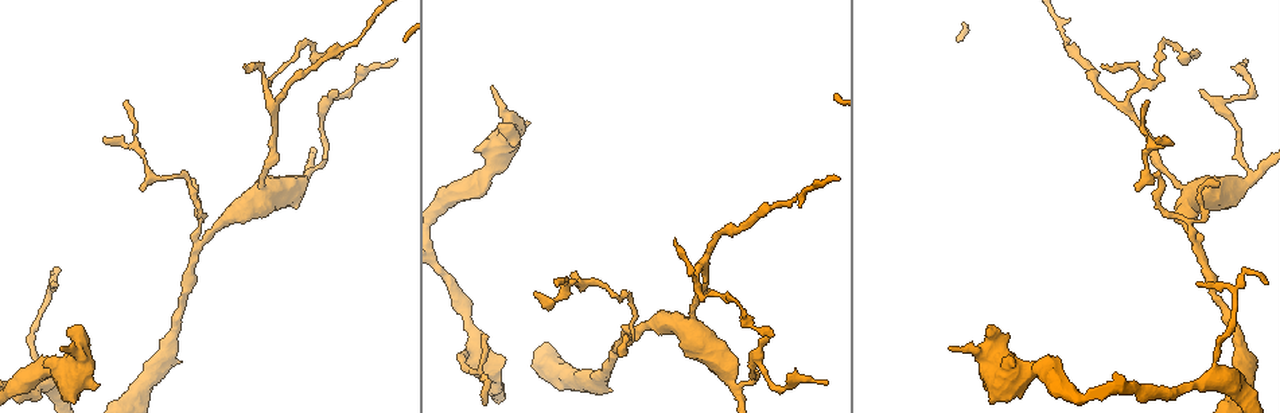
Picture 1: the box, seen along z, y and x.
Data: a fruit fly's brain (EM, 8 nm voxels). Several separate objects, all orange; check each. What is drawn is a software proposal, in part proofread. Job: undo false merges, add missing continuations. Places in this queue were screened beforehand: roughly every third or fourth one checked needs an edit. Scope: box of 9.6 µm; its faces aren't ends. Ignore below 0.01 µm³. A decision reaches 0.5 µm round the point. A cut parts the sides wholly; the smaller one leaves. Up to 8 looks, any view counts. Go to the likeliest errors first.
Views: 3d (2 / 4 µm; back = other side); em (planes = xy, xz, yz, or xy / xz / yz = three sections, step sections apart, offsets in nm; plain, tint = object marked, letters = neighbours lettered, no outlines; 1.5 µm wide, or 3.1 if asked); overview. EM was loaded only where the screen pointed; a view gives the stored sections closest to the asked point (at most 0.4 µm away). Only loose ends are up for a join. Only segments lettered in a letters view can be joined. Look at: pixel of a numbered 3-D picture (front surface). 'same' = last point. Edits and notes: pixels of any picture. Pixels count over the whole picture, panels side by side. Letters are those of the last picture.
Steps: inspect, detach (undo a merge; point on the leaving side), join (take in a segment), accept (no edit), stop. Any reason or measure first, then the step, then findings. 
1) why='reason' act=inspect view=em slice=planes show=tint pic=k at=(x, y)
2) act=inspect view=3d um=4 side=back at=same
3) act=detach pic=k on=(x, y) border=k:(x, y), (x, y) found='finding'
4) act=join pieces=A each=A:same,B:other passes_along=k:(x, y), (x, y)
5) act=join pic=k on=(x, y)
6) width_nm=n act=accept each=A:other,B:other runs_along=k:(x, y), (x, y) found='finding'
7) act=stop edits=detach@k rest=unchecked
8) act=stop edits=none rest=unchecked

why='stops while still wide' act=inspect view=em slice=planes show=letters pic=1 at=(527, 120)

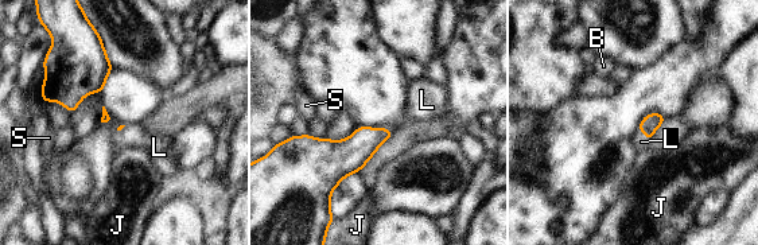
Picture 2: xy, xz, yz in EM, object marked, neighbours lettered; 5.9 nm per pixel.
longest_contact=L:100nm act=join pieces=L each=B:other,J:other,L:same,S:other found='it goes on there'

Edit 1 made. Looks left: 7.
act=inspect view=em slice=planes show=plain pic=1 at=(1200, 55)

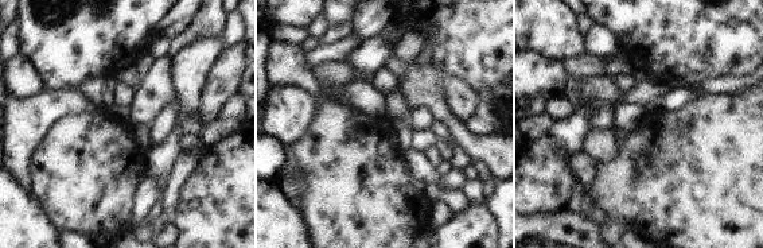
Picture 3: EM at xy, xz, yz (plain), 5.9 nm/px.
why='see the neighbours' act=inspect view=em slice=planes show=letters at=same

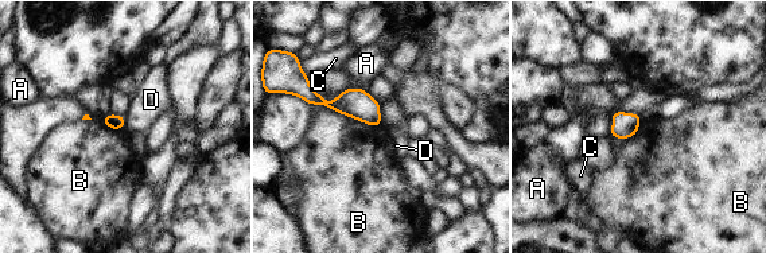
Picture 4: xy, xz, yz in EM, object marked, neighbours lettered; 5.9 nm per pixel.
longest_contact=B:400nm act=accept each=A:other,B:other,C:other,D:other border=4:(312, 104), (321, 104), (373, 127) found='none of them fits'

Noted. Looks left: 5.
why='sharp bend' act=inspect view=em slice=planes show=letters pic=1 at=(705, 261)

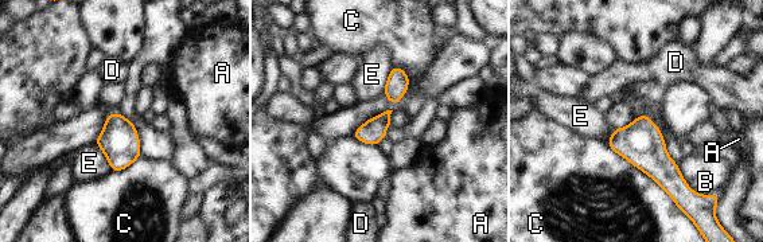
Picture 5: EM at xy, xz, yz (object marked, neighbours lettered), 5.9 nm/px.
width_nm=140 act=accept each=A:other,B:other,C:other,D:other,E:other border=5:(607, 145), (646, 172), (692, 221) found='continuous, no second cell'

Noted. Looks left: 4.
why='a narrow waist' act=inspect view=3d um=2 pic=1 at=(1148, 163)

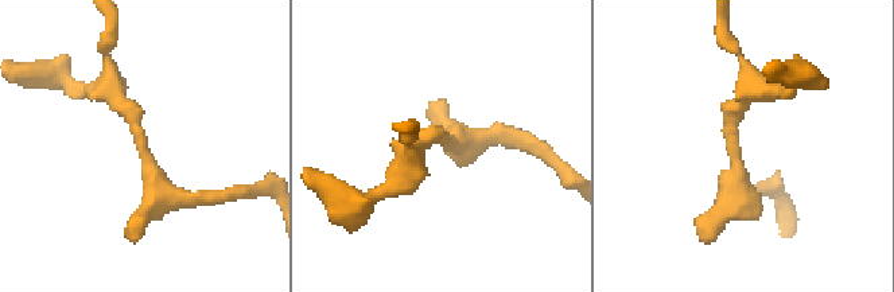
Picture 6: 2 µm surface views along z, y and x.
why='now the EM' act=inspect view=em slice=planes show=letters pic=6 at=(451, 137)

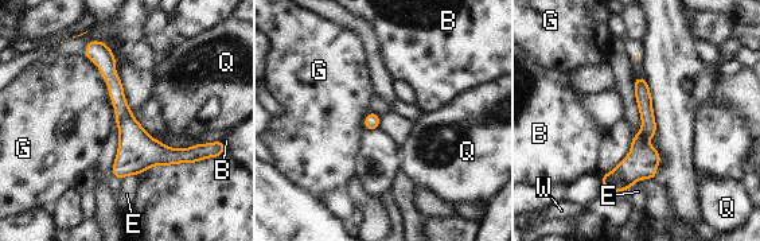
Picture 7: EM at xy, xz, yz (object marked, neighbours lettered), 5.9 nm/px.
act=accept each=B:other,E:other,G:other,Q:other,W:other border=7:(84, 54), (106, 84), (116, 121) found='all the same cell'

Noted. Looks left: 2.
act=stop edits=join@2 rest=unchecked

